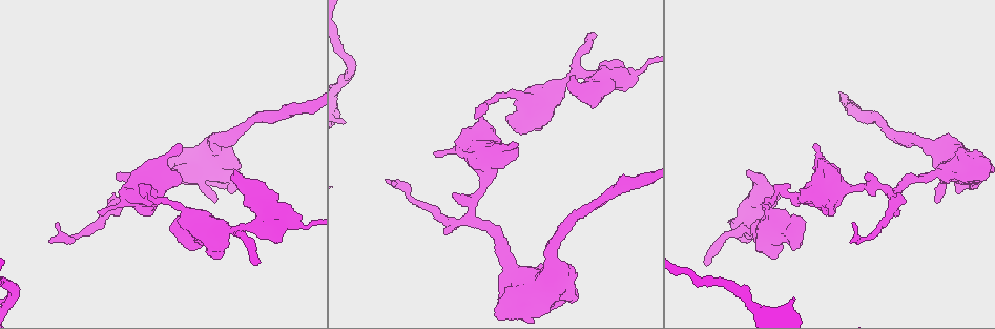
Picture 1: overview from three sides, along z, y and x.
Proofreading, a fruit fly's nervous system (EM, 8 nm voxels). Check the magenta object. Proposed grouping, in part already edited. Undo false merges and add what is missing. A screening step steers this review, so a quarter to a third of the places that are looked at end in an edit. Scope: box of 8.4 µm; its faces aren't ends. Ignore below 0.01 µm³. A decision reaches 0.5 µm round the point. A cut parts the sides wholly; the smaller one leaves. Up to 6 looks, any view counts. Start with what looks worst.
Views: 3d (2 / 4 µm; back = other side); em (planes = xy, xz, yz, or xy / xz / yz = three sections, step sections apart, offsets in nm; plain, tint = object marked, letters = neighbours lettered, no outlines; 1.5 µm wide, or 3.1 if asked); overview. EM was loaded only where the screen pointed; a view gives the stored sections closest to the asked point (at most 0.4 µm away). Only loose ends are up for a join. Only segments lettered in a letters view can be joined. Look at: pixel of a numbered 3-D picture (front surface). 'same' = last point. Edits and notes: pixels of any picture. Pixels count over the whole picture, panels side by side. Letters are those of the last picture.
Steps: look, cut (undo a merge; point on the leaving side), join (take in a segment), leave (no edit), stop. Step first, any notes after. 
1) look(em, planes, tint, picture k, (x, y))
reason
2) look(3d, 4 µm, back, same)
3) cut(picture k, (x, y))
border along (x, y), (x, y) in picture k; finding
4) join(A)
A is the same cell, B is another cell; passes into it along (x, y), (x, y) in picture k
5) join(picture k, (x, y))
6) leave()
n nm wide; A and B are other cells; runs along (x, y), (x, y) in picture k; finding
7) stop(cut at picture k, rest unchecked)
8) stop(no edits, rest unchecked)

look(em, planes, letters, picture 1, (571, 77))
free end

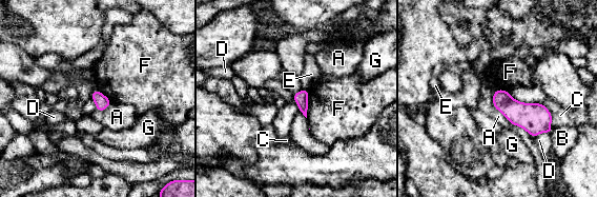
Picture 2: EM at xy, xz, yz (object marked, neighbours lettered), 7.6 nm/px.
leave()
A, B, C, D, E, F and G are other cells; border along (309, 91), (306, 117) in picture 2; no lettered segment goes on from it

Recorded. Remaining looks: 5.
look(em, yz, step 4, letters, picture 1, (706, 262))
an open end

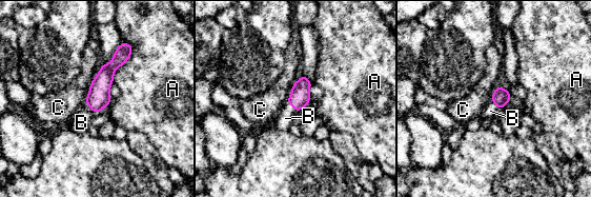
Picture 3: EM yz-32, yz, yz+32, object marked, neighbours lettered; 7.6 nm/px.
look(em, planes, letters, same)
another direction

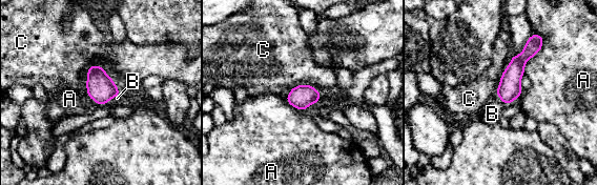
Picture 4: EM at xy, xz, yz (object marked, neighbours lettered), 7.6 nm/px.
join(B)
B is the same cell, A and C are other cells; the neuron continues

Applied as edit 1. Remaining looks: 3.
stop(join at picture 4, rest unchecked)

